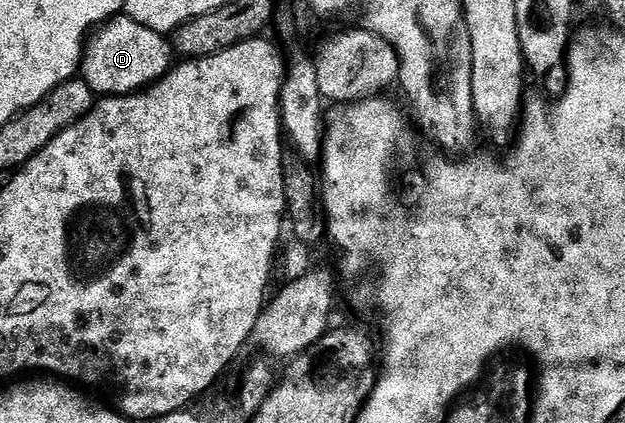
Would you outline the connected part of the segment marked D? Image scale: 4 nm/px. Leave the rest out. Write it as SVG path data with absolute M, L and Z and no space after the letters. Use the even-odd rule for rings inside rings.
M116 16L90 35L83 52L82 77L96 96L137 94L152 86L172 69L173 46L164 35L137 24L137 20Z

